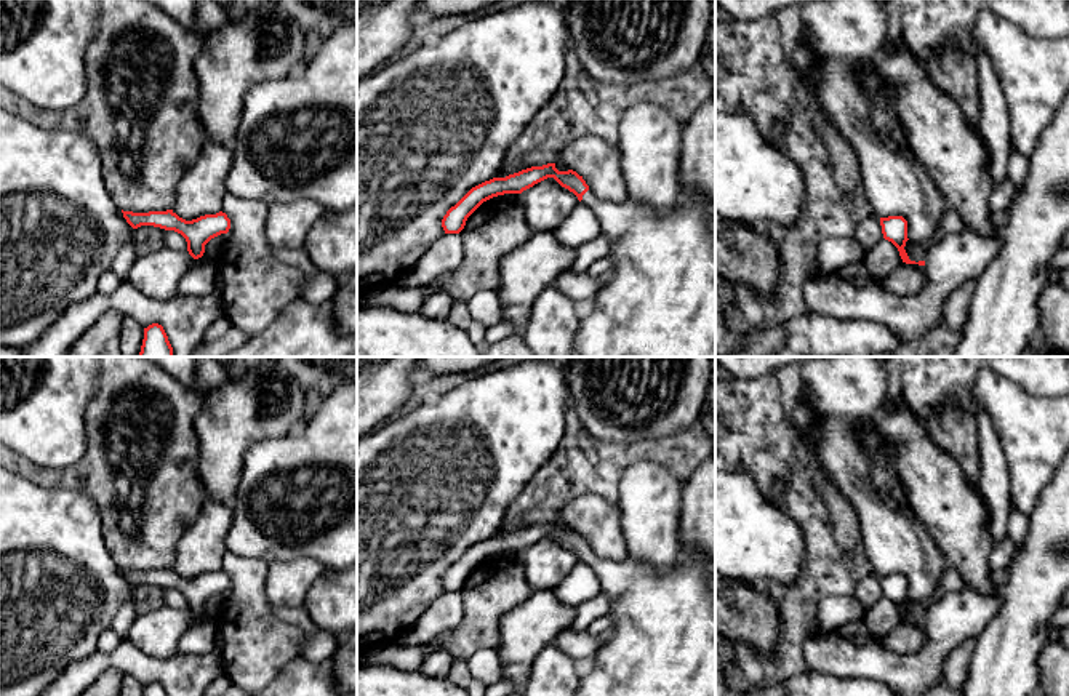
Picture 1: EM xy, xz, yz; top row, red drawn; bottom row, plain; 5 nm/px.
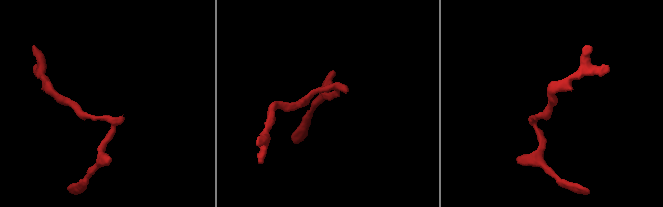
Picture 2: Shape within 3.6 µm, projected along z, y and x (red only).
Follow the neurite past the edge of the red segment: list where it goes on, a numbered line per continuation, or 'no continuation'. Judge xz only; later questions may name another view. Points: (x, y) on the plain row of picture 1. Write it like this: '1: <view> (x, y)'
1: xz (663, 642)

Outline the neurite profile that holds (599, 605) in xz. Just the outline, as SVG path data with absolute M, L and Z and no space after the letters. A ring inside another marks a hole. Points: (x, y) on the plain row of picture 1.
M602 592L578 606L576 619L573 622L575 630L586 630L589 624L610 611L610 598Z

